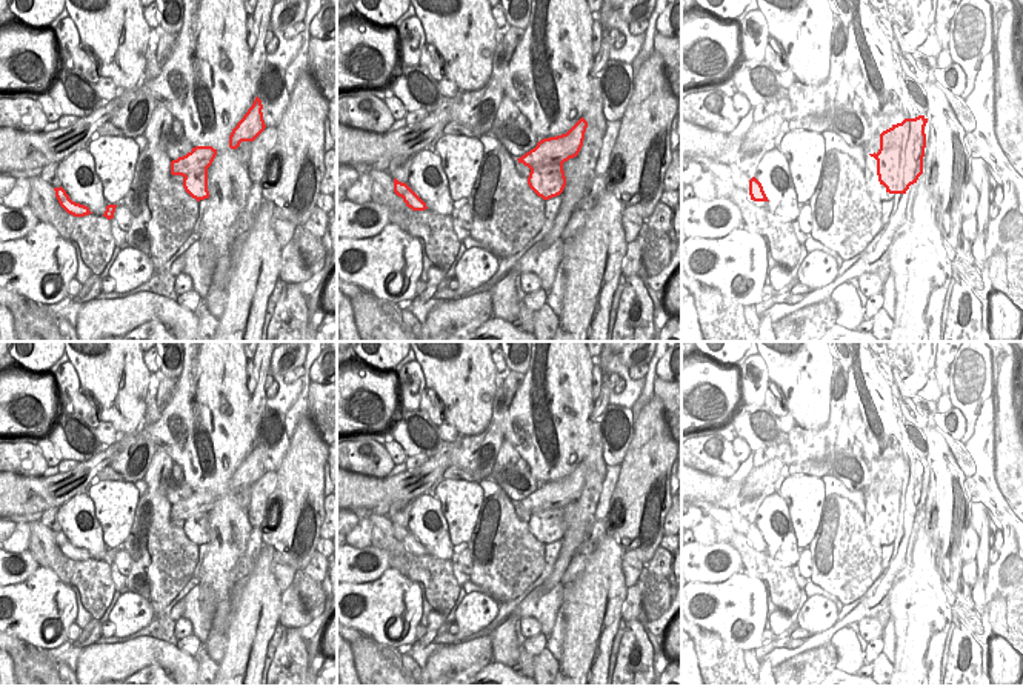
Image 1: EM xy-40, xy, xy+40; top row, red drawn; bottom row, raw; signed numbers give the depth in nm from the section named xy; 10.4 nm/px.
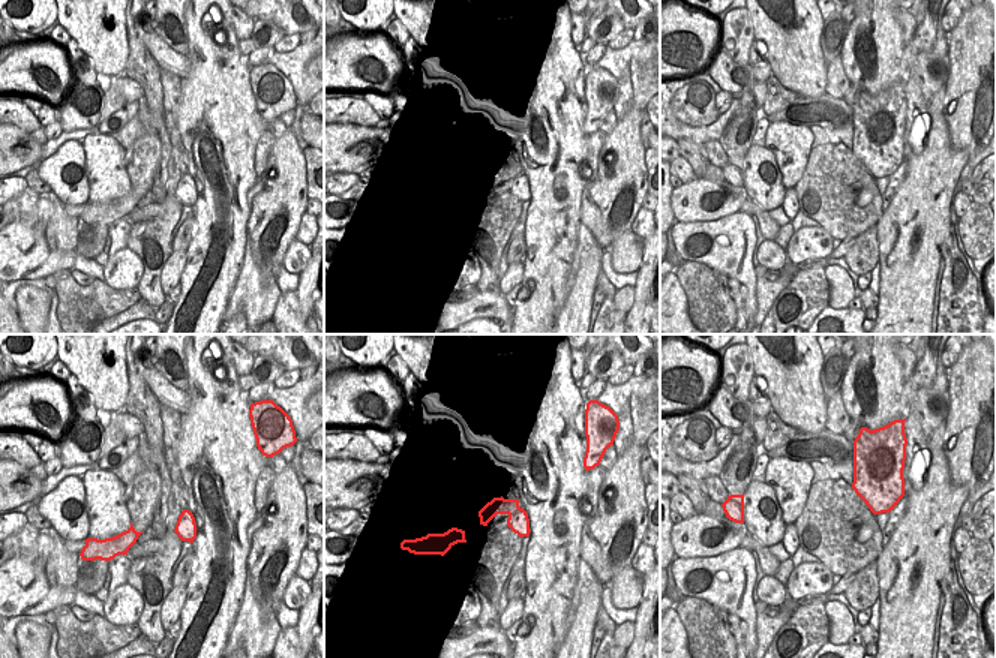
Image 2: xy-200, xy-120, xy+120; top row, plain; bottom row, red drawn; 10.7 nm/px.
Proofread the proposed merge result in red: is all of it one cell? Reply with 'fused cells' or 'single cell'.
fused cells

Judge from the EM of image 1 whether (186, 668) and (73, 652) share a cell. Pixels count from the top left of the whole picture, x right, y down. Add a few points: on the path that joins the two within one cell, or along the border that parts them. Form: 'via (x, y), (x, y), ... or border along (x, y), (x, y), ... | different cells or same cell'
border along (85, 648), (74, 669) | different cells

